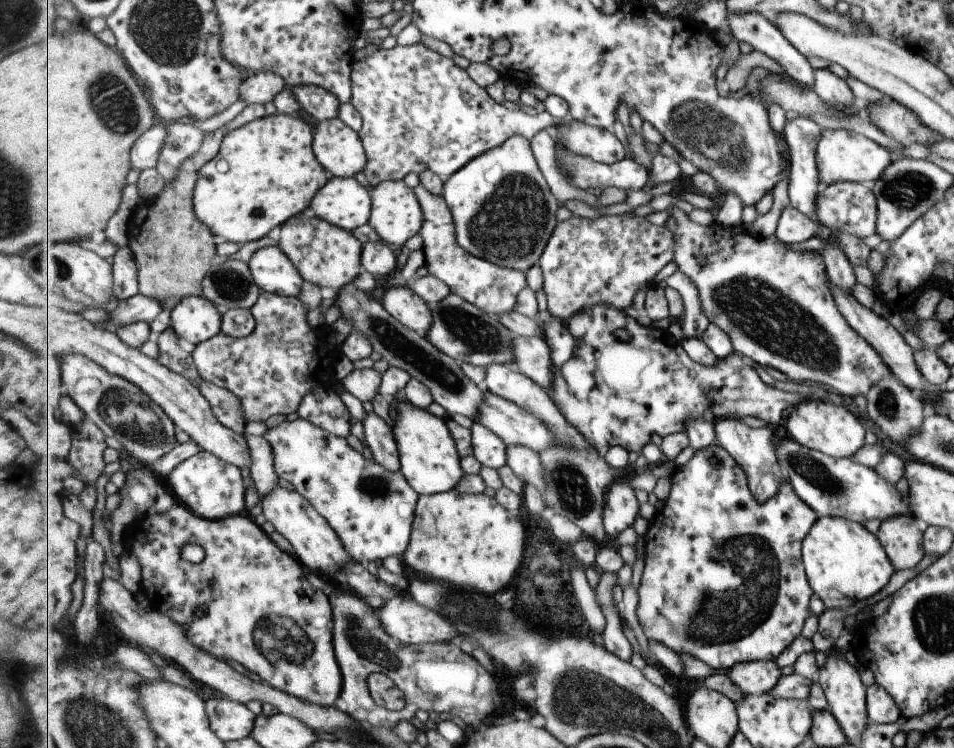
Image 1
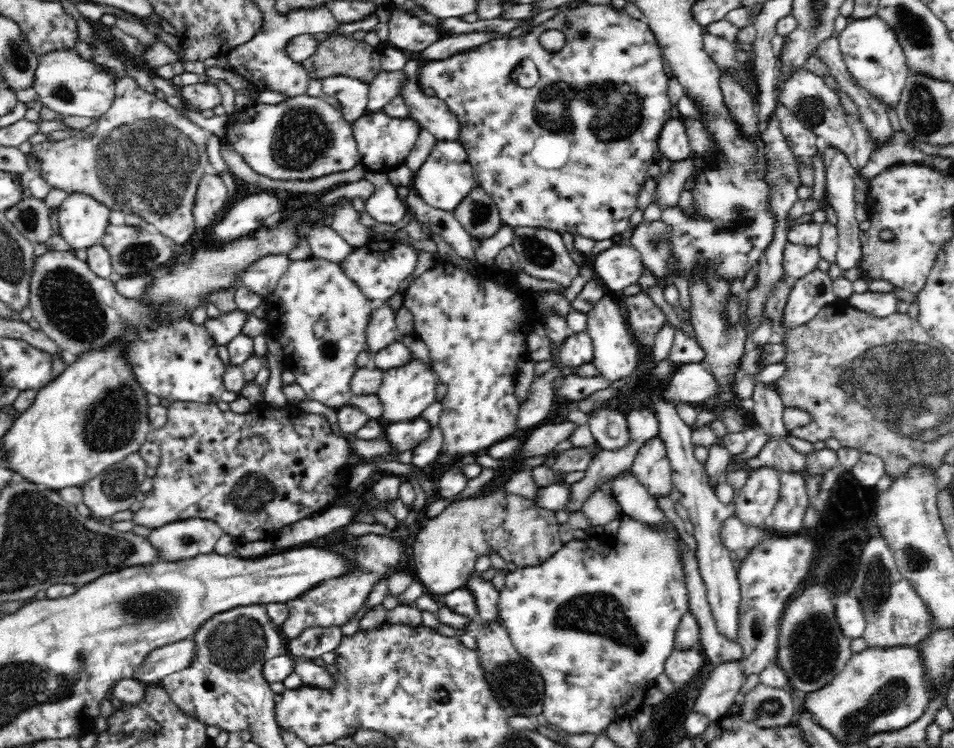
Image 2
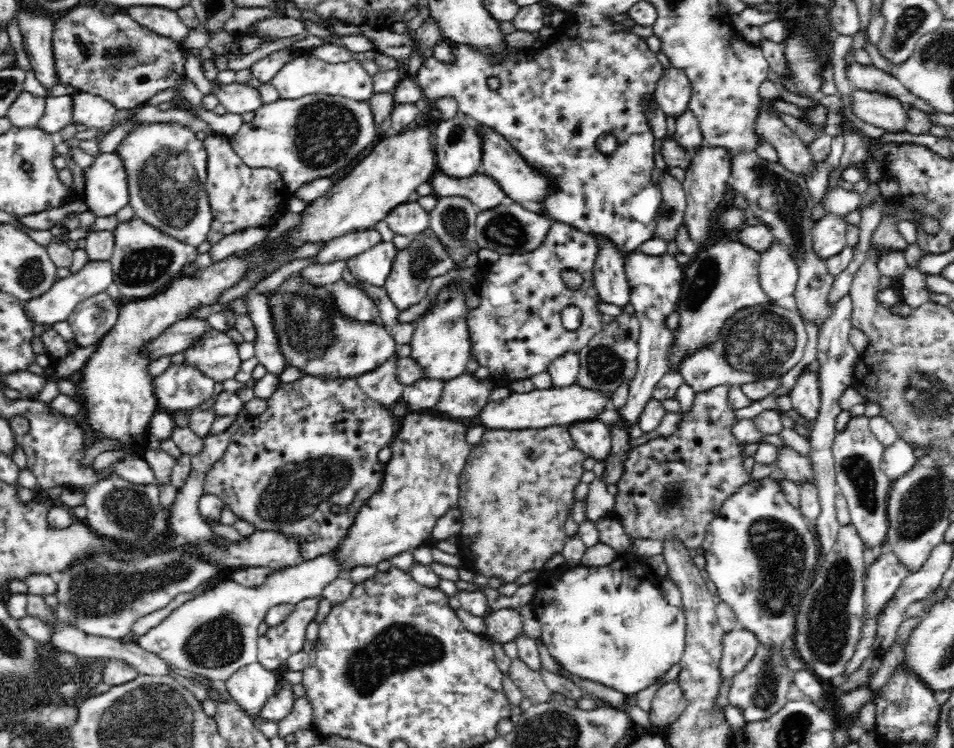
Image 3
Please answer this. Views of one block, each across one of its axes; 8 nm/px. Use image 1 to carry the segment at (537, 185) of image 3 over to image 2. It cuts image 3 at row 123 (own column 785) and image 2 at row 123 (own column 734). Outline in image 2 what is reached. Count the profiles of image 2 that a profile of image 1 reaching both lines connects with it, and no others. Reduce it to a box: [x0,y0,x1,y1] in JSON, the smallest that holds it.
[398,55,460,141]

